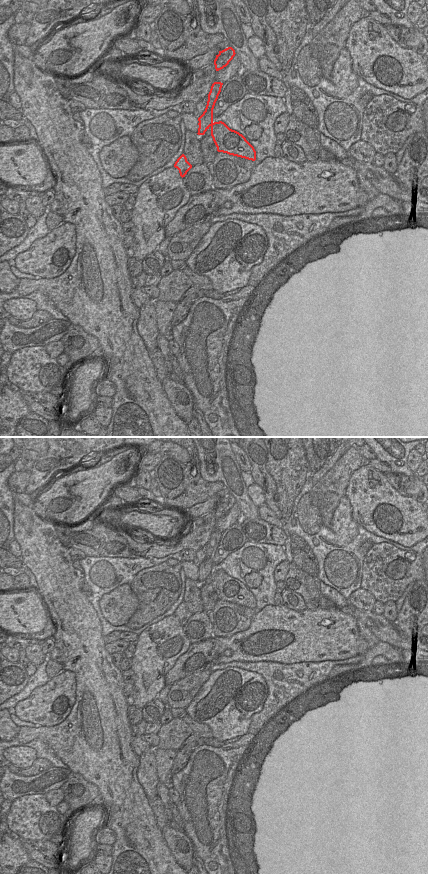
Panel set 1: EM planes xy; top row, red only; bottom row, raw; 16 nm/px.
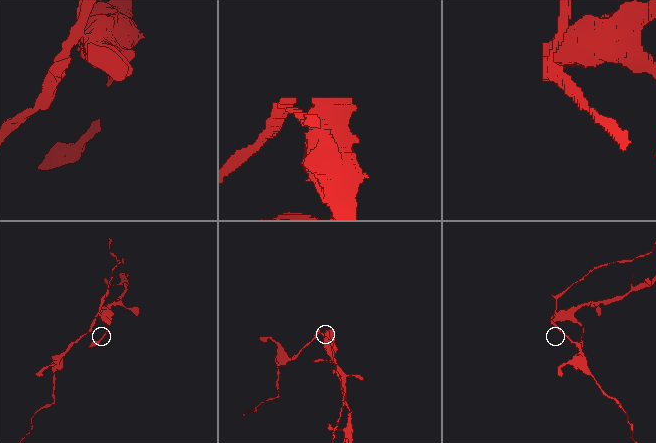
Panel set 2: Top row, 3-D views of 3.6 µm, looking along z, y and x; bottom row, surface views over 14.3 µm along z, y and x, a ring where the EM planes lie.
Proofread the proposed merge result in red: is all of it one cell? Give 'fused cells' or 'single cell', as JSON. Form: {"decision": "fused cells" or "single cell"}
{"decision": "fused cells"}

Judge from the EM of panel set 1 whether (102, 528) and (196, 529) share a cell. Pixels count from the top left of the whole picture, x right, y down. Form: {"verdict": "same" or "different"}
{"verdict": "same"}

